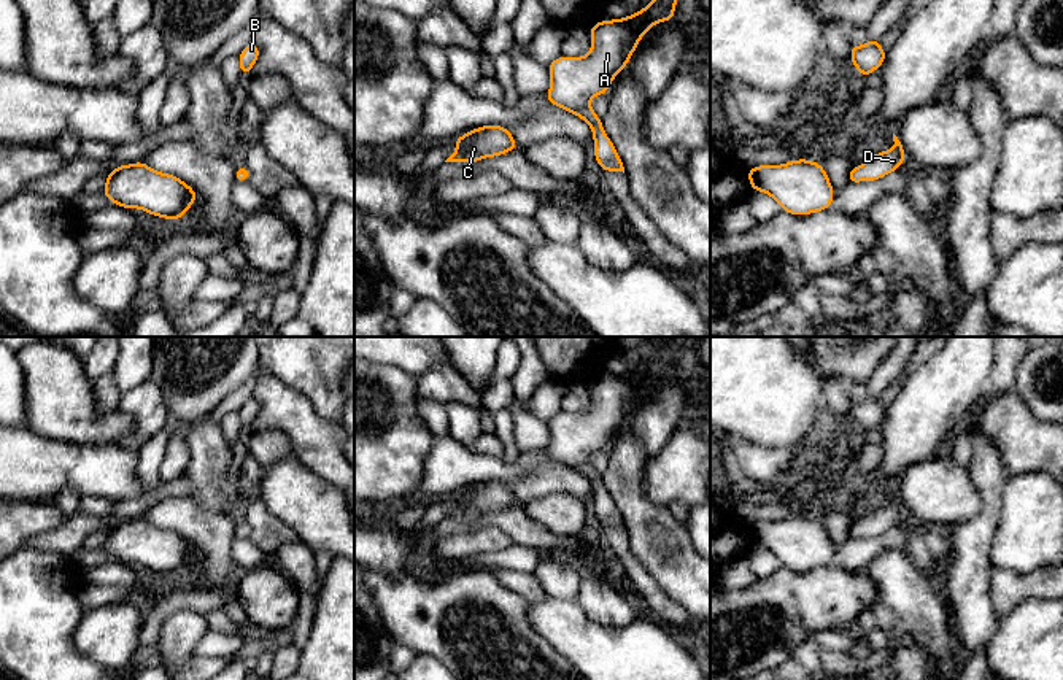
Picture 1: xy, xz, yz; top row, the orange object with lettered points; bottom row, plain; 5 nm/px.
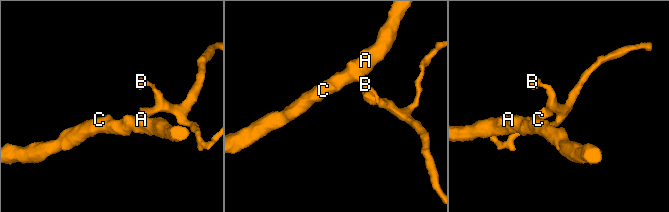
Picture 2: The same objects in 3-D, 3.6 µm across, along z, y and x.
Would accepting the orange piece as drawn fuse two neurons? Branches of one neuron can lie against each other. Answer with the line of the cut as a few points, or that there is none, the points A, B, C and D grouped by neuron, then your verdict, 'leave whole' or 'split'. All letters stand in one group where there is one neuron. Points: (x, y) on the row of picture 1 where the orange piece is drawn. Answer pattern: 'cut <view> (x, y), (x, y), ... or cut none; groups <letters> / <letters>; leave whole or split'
cut none; groups A B C D; leave whole

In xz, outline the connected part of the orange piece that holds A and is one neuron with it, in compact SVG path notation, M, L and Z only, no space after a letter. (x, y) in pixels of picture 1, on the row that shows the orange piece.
M653 0L632 16L597 21L591 25L591 51L583 57L559 56L547 65L551 86L545 97L583 119L593 132L594 159L602 172L623 172L624 167L589 99L605 95L618 71L628 67L640 38L658 22L674 19L677 0Z

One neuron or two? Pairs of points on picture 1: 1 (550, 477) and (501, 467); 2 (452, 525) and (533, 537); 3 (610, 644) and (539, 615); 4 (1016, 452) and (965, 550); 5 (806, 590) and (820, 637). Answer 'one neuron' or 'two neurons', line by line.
1: one neuron
2: one neuron
3: one neuron
4: two neurons
5: two neurons

